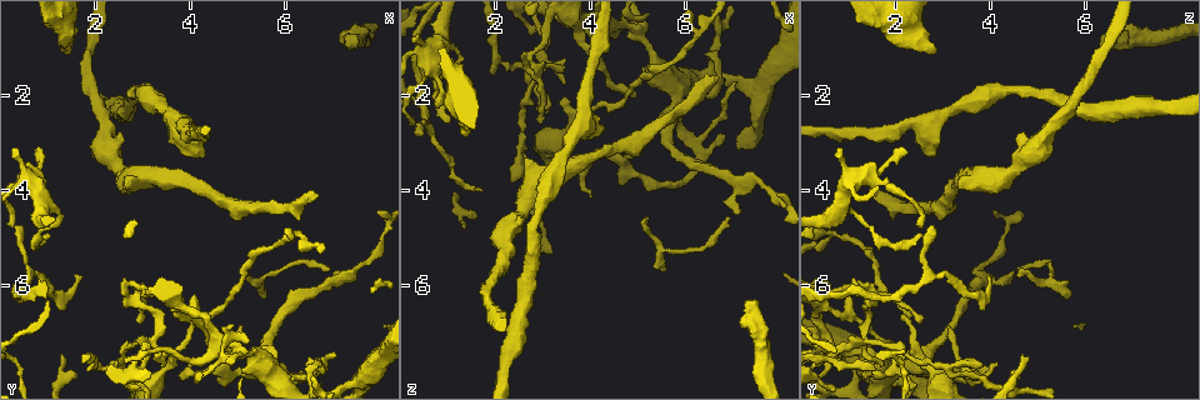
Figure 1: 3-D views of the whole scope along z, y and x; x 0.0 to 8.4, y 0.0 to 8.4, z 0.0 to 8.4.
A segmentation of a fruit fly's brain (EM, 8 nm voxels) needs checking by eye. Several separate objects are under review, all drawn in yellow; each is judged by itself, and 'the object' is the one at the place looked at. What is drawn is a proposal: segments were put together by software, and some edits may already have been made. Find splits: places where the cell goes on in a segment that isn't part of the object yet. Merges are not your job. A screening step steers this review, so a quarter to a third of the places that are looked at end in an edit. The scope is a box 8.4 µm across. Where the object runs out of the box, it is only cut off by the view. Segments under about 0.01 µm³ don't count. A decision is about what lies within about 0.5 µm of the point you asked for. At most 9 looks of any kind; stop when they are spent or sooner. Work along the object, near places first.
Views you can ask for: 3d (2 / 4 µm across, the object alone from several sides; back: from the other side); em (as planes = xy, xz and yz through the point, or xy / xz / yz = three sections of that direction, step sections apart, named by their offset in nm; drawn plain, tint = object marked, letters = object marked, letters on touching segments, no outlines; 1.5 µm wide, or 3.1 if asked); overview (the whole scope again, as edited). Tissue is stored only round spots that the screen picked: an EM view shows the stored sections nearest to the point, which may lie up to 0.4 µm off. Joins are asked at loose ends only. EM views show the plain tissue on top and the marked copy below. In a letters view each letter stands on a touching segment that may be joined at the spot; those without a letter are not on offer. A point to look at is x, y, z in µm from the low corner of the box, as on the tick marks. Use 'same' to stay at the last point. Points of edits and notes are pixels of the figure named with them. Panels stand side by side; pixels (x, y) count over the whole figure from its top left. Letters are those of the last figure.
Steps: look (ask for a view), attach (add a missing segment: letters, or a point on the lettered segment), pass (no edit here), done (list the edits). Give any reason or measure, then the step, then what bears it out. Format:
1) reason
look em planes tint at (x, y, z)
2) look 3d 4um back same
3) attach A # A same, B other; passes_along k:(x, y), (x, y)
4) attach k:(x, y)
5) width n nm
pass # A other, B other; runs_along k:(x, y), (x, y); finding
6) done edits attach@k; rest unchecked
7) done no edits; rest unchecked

branch stops here
look 3d 4um at (4.30, 3.25, 2.75)

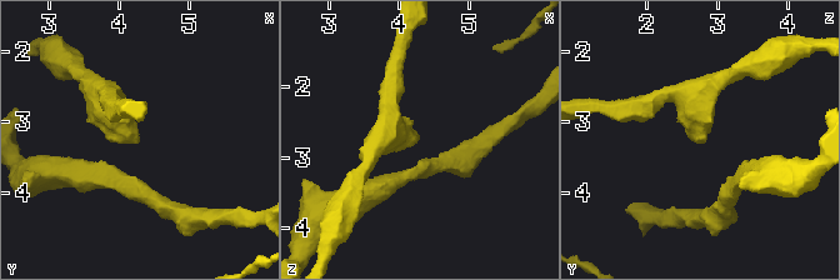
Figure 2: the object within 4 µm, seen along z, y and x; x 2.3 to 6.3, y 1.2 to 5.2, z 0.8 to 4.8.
now the EM
look em planes letters at (4.20, 3.25, 2.75)

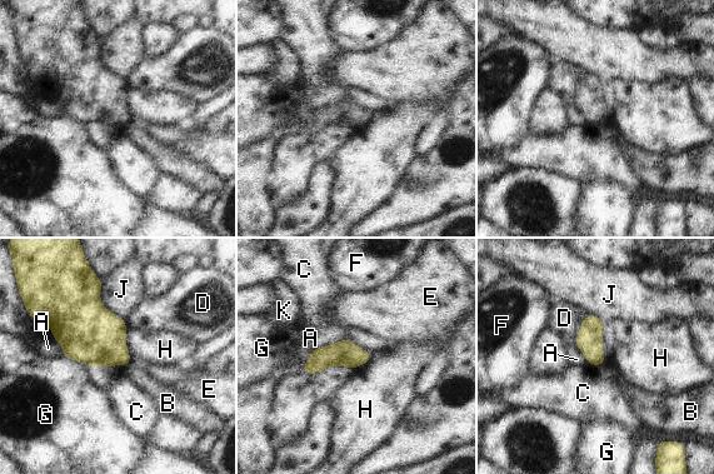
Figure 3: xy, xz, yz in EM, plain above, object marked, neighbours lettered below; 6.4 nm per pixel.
pass # A other, B other, C other, D other, E other, F other, G other, H other, J other, K other; border 3:(605, 323), (603, 325), (604, 363); none of them fits

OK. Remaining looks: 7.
stops while still wide
look 3d 4um at (1.45, 1.10, 2.80)

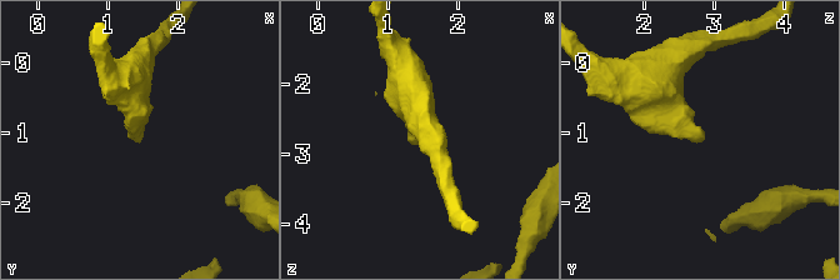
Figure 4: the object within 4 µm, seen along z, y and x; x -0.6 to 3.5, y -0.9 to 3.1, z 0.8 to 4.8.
now the EM
look em xy step 8 letters at (1.40, 1.10, 2.85)

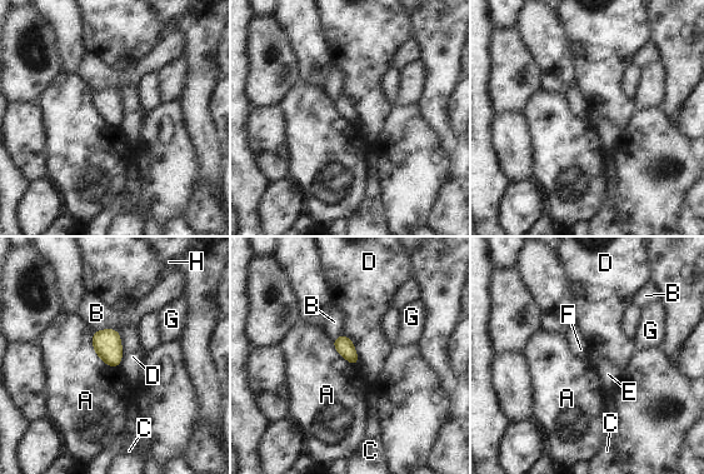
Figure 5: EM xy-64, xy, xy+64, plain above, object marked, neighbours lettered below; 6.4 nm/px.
cut it another way
look em planes letters same

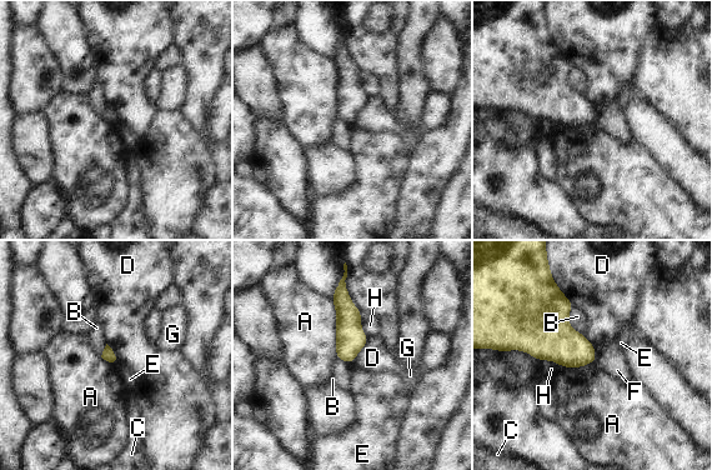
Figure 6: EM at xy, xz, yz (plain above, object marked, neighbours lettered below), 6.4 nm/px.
pass # A other, B other, C other, D other, E other, F other, G other, H other; border 6:(331, 299), (336, 316), (337, 356); no lettered segment goes on from it

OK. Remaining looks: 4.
end of a long branch
look em planes tint at (6.70, 4.15, 1.65)

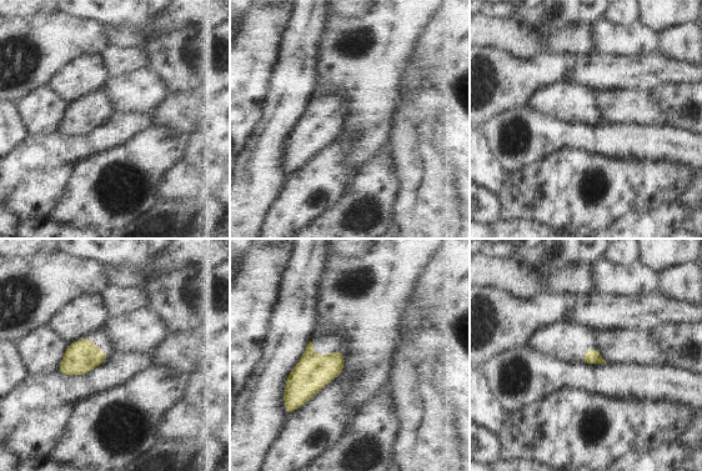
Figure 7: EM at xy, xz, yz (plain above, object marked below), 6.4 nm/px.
look em planes letters same

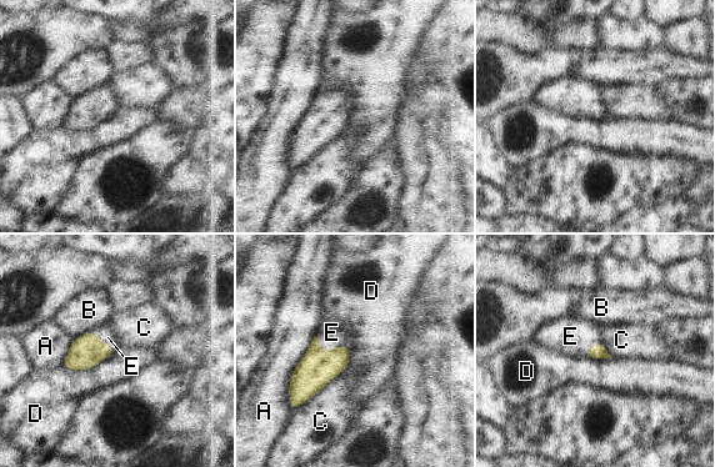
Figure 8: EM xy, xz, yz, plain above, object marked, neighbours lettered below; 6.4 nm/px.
attach E # A other, B other, C other, D other, E same; passes_along 8:(318, 366), (329, 351), (331, 332); it goes on there

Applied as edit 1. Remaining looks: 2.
done edits attach@8; rest unchecked

